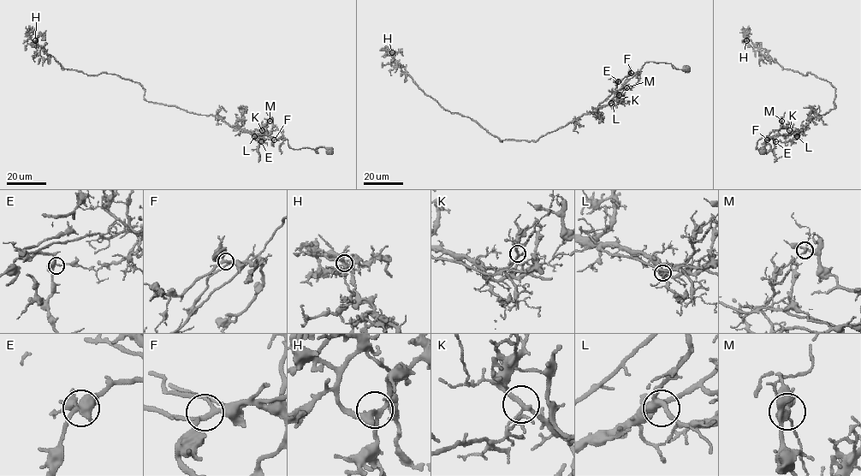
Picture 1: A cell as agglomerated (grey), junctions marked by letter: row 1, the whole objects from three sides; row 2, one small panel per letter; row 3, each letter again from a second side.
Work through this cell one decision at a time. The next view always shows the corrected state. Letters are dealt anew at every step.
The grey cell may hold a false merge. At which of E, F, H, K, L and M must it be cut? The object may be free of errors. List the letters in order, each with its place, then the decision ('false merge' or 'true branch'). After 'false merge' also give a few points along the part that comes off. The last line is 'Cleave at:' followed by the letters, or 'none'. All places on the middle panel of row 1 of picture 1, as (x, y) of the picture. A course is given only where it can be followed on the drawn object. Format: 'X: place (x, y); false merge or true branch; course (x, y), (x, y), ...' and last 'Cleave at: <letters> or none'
E: place (618, 81); true branch
F: place (631, 73); true branch
H: place (392, 52); true branch
K: place (619, 95); true branch
L: place (611, 103); true branch
M: place (626, 87); false merge; course (626, 87), (636, 84), (639, 74), (630, 73), (620, 80), (614, 80), (617, 87)
Cleave at: M

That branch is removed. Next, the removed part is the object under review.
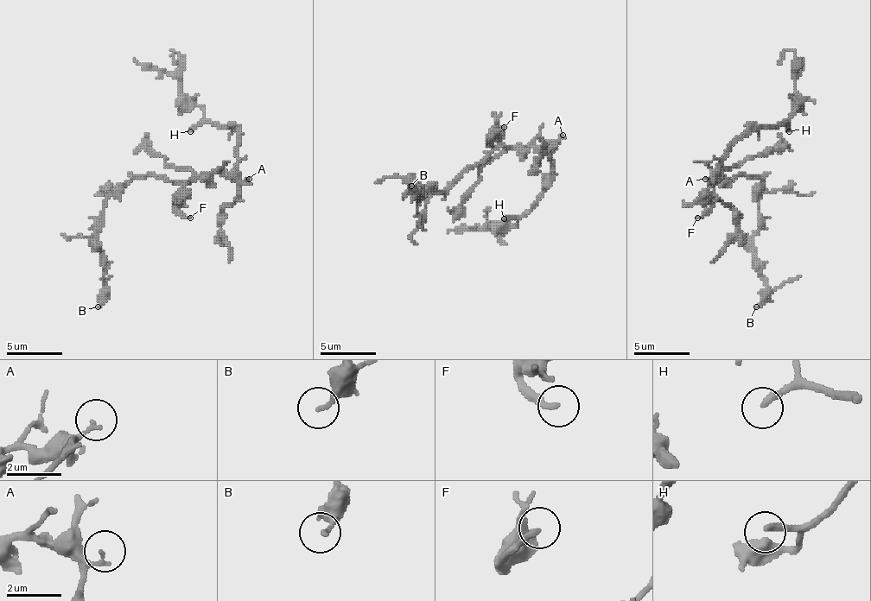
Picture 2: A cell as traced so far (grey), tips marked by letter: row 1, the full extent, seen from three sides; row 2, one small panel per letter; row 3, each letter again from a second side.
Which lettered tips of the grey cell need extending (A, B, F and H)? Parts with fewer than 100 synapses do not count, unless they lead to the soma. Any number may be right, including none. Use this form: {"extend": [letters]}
{"extend": ["H"]}

